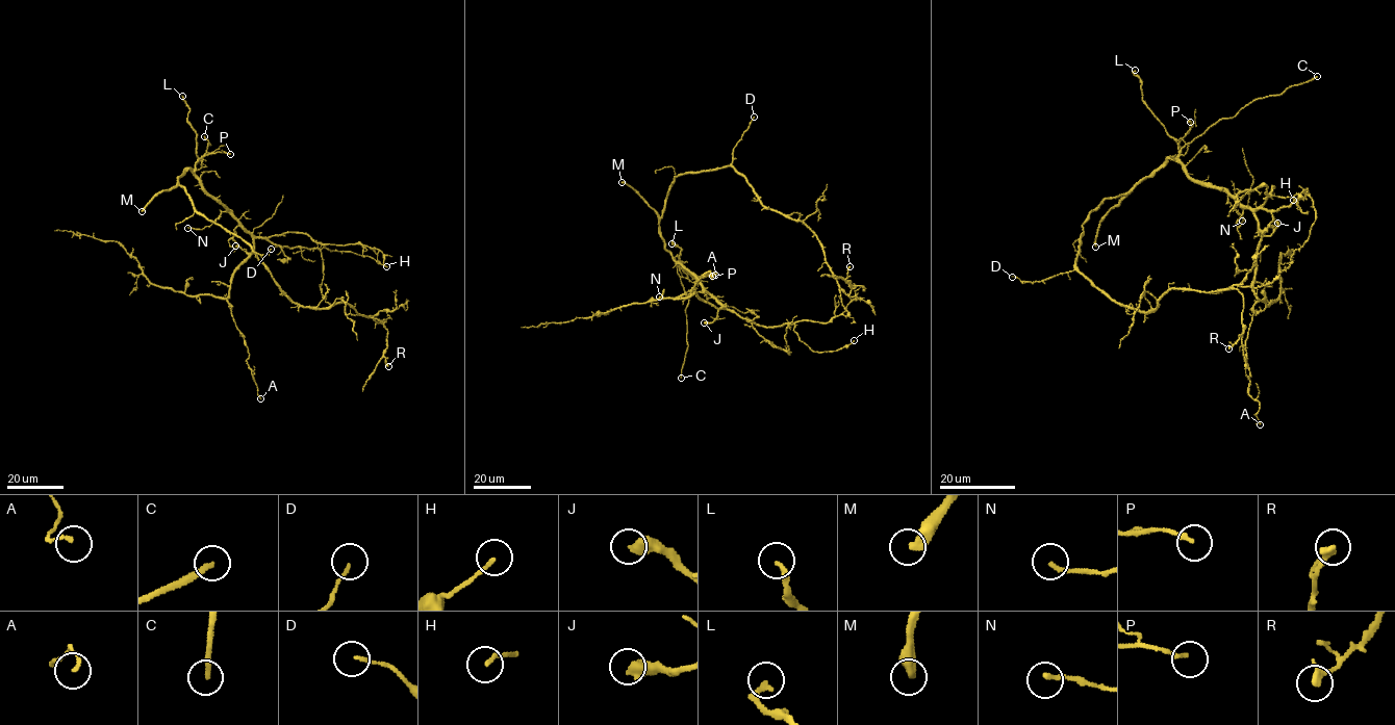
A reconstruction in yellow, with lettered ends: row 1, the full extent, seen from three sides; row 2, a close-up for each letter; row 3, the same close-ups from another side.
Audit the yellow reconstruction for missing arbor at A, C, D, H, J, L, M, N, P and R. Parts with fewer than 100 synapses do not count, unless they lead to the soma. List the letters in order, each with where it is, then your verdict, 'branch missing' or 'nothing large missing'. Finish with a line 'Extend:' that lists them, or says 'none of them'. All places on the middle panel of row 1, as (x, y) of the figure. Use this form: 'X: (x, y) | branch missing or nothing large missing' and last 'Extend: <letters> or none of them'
A: (715, 275) | nothing large missing
C: (681, 378) | nothing large missing
D: (754, 117) | nothing large missing
H: (854, 340) | nothing large missing
J: (704, 322) | nothing large missing
L: (671, 243) | nothing large missing
M: (622, 182) | branch missing
N: (659, 296) | nothing large missing
P: (712, 276) | nothing large missing
R: (850, 266) | nothing large missing
Extend: M

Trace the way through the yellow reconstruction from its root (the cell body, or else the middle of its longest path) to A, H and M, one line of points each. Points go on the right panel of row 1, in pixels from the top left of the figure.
A: (1136, 185), (1170, 158), (1252, 212), (1261, 241), (1245, 350), (1260, 424)
H: (1136, 185), (1170, 158), (1251, 208), (1272, 185), (1270, 196), (1284, 198), (1307, 188), (1293, 200)
M: (1136, 185), (1100, 223), (1095, 247)

